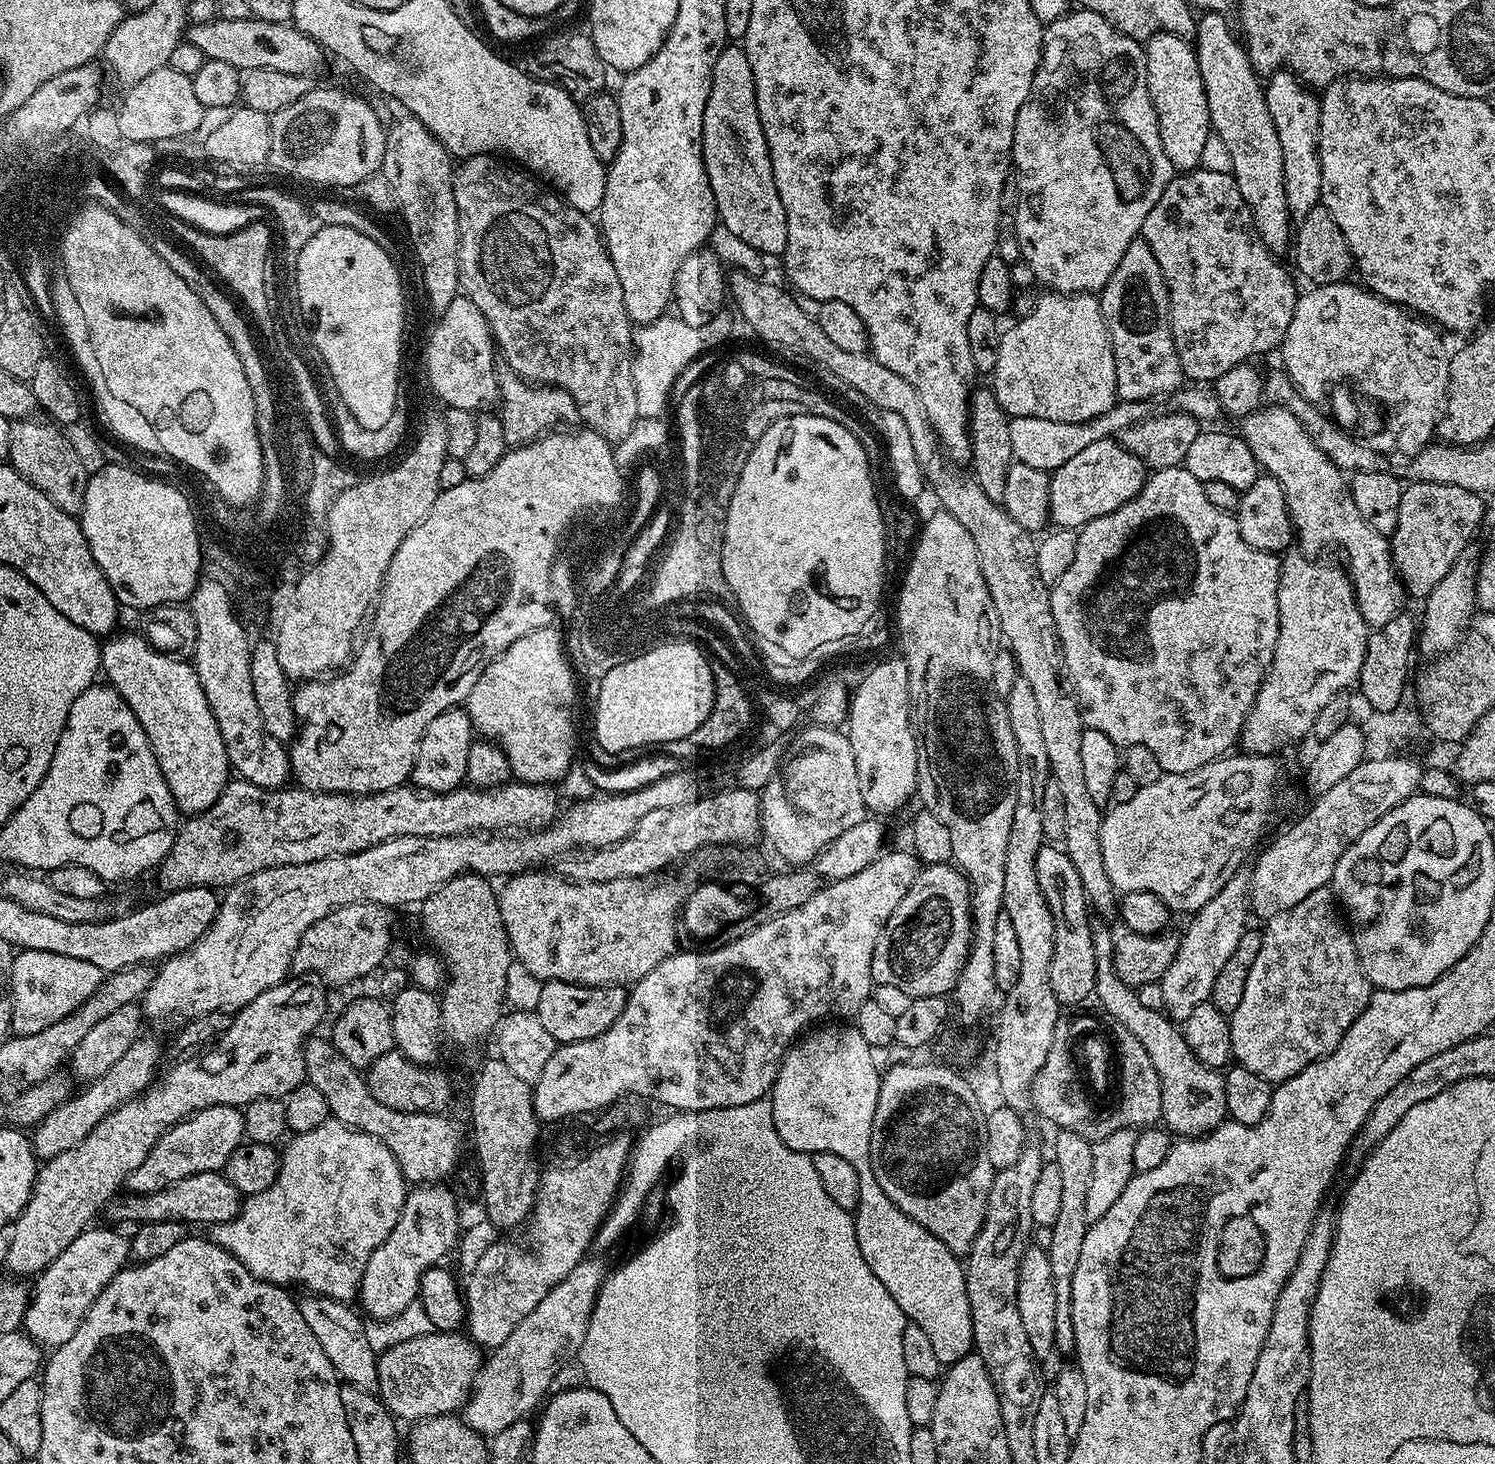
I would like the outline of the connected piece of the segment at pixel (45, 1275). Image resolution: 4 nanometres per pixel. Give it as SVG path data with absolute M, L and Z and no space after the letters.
M96 1227L85 1228L70 1246L66 1246L66 1250L62 1250L62 1254L58 1254L58 1258L54 1258L54 1262L50 1262L48 1268L35 1277L36 1288L34 1284L22 1328L45 1349L58 1349L74 1338L74 1330L78 1330L84 1321L98 1294L102 1294L106 1285L129 1263L129 1237L112 1228Z

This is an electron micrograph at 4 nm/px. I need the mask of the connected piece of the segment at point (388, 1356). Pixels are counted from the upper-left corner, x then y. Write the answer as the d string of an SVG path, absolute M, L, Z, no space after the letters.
M433 1330L379 1353L375 1391L397 1421L415 1422L427 1416L446 1416L467 1404L481 1367L481 1349L467 1335Z

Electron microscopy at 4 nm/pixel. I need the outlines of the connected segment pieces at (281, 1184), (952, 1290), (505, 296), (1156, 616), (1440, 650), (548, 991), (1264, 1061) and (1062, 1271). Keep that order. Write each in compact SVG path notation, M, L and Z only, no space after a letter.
M335 1118L322 1122L322 1126L314 1130L295 1133L291 1139L283 1145L284 1152L282 1148L279 1153L280 1169L273 1184L247 1197L235 1219L211 1225L210 1239L236 1256L238 1262L260 1280L281 1286L301 1284L304 1290L317 1296L355 1301L370 1254L386 1242L402 1214L404 1199L410 1191L404 1172L394 1154L390 1154L378 1137L360 1132Z
M820 1026L812 1030L817 1030L817 1032L809 1031L807 1034L801 1035L784 1056L784 1063L780 1065L778 1078L774 1082L770 1093L774 1130L778 1130L778 1138L782 1138L782 1142L786 1142L786 1146L790 1146L790 1150L798 1150L799 1152L809 1154L813 1152L839 1154L840 1157L846 1158L846 1162L850 1162L850 1166L854 1166L854 1170L858 1170L858 1174L860 1175L860 1205L854 1210L858 1250L862 1250L862 1258L866 1258L866 1266L870 1266L870 1270L874 1270L874 1278L878 1278L878 1282L882 1282L882 1286L886 1286L886 1290L890 1290L890 1298L894 1298L894 1302L898 1302L902 1314L911 1323L922 1326L922 1331L930 1337L930 1343L932 1343L934 1354L938 1357L938 1362L942 1366L950 1366L954 1362L961 1360L964 1356L969 1355L974 1348L972 1343L972 1307L970 1306L970 1298L966 1294L965 1265L962 1263L961 1257L954 1255L942 1241L934 1238L934 1234L930 1234L930 1230L926 1230L918 1222L914 1222L914 1218L902 1214L902 1210L898 1210L898 1206L894 1206L894 1202L890 1202L890 1198L886 1198L886 1190L882 1190L882 1186L878 1186L878 1182L872 1173L870 1138L872 1137L872 1127L874 1126L874 1110L878 1106L880 1077L882 1075L881 1069L876 1069L876 1060L872 1057L875 1056L874 1049L866 1042L866 1038L862 1038L862 1034L857 1028L854 1026L848 1026L848 1028L824 1027L828 1026Z
M492 154L470 156L461 159L452 174L454 206L458 210L458 234L460 235L458 270L460 271L460 286L463 295L467 296L470 302L474 302L474 306L478 306L478 310L482 310L503 363L510 365L523 380L566 389L570 398L574 398L577 408L580 409L583 423L588 423L585 425L591 431L599 432L609 442L624 440L638 419L634 379L631 378L634 325L628 319L626 302L622 298L622 282L618 282L618 270L614 270L614 262L609 258L608 250L601 239L602 233L591 215L580 212L577 208L572 207L567 200L551 191L548 191L549 193L543 192L539 188L541 185L531 175L525 174L515 167L512 167L513 169L507 168L506 165L499 164L496 160L499 159Z
M1182 466L1155 469L1145 479L1144 489L1133 500L1126 502L1126 506L1102 518L1094 518L1079 529L1074 562L1070 562L1066 574L1062 574L1062 578L1051 585L1048 597L1060 635L1060 649L1064 651L1064 666L1080 702L1080 716L1085 728L1102 730L1102 734L1106 734L1106 738L1110 738L1110 742L1121 749L1146 746L1146 750L1151 750L1154 758L1158 758L1161 773L1186 774L1190 770L1198 770L1198 766L1206 766L1206 762L1231 753L1235 749L1232 747L1237 747L1240 732L1254 706L1254 698L1274 658L1280 625L1278 582L1281 563L1281 557L1277 553L1254 550L1254 546L1247 544L1240 537L1235 515L1218 510L1218 506L1214 506L1210 498L1206 498L1204 483Z
M1469 546L1450 566L1450 574L1434 586L1434 590L1423 601L1424 617L1418 620L1418 652L1424 658L1435 658L1444 656L1451 652L1469 631L1468 623L1472 615L1477 615L1476 607L1476 566L1478 563L1478 552L1475 547Z
M545 980L539 985L534 1011L546 1026L546 1031L556 1039L557 1045L582 1042L586 1038L598 1038L614 1022L628 1001L628 992L614 984L571 984L561 980Z
M1331 887L1306 894L1298 906L1267 917L1265 924L1268 925L1262 928L1262 950L1258 950L1258 958L1254 958L1254 966L1250 966L1242 1002L1238 1002L1238 1010L1230 1013L1228 1025L1235 1063L1254 1070L1254 1074L1275 1086L1294 1078L1306 1065L1334 1051L1346 1030L1350 1030L1354 1018L1362 1014L1374 989L1362 970L1351 931L1342 919Z
M1060 1130L1055 1133L1056 1141L1052 1144L1054 1162L1062 1177L1062 1202L1058 1209L1058 1218L1054 1218L1050 1231L1047 1233L1048 1244L1046 1251L1050 1258L1050 1270L1054 1274L1054 1342L1056 1352L1071 1353L1076 1346L1074 1338L1074 1318L1072 1317L1072 1283L1074 1282L1074 1270L1078 1270L1078 1258L1082 1254L1082 1242L1088 1233L1089 1220L1086 1216L1086 1193L1088 1193L1090 1177L1093 1173L1093 1155L1091 1154L1093 1141L1082 1138L1074 1130Z

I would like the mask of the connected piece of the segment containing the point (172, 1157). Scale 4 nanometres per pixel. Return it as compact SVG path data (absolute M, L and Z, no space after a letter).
M219 1104L198 1110L193 1116L167 1128L162 1138L158 1138L150 1154L146 1154L146 1162L128 1176L127 1191L132 1194L157 1192L194 1174L221 1171L233 1150L245 1140L244 1113L237 1105Z

